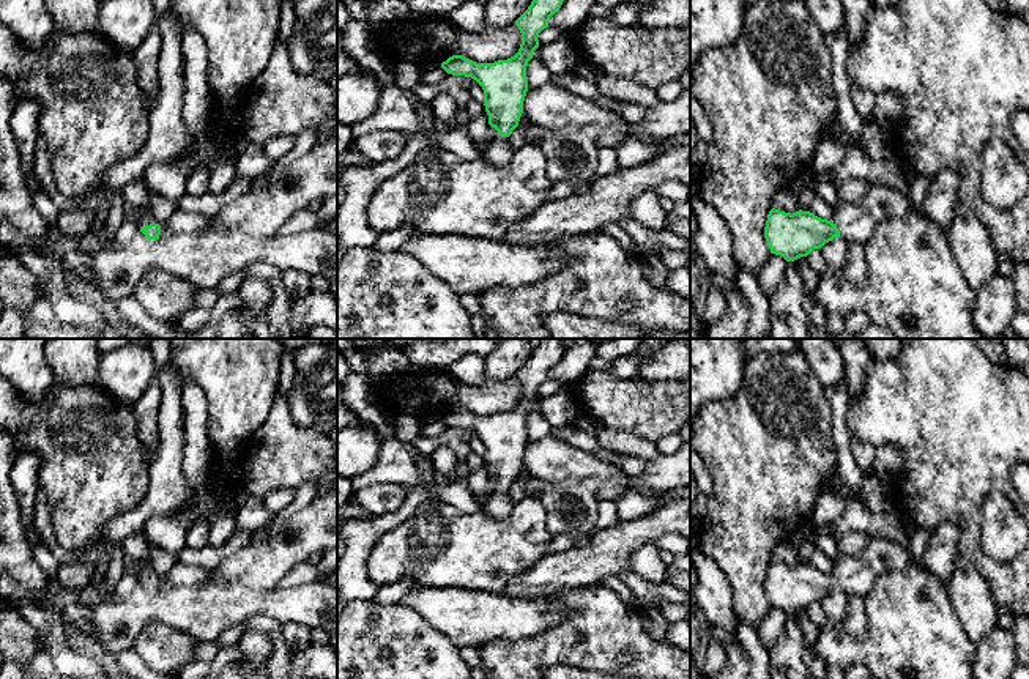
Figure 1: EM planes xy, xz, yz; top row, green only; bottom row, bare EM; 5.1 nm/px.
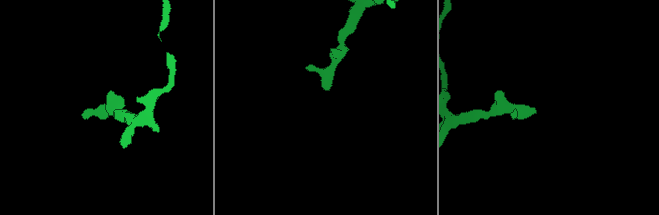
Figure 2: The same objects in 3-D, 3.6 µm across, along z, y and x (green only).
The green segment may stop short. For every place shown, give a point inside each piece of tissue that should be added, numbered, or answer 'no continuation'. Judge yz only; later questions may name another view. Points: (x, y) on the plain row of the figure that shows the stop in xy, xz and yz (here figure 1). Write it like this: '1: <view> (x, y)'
1: yz (856, 575)

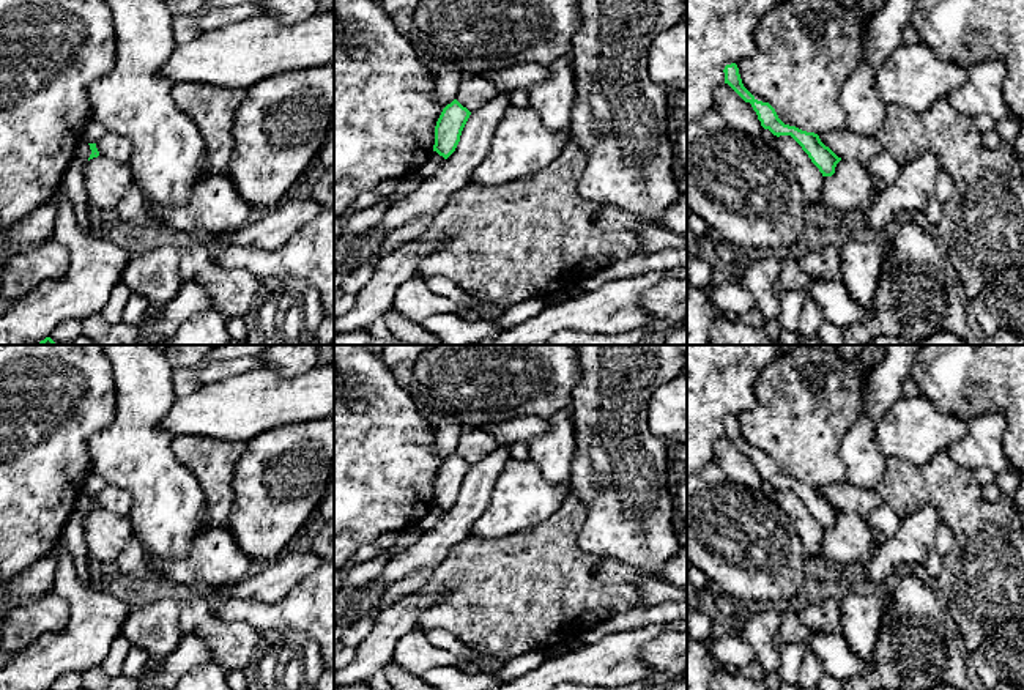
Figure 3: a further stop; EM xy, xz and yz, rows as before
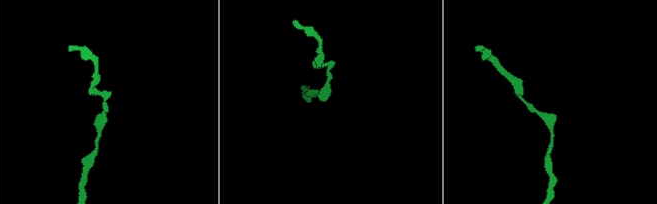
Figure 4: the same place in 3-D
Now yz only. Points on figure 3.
no continuation

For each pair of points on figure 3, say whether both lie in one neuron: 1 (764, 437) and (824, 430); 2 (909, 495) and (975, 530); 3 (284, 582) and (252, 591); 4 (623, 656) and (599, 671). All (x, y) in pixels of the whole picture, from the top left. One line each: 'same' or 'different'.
1: same
2: same
3: same
4: same

